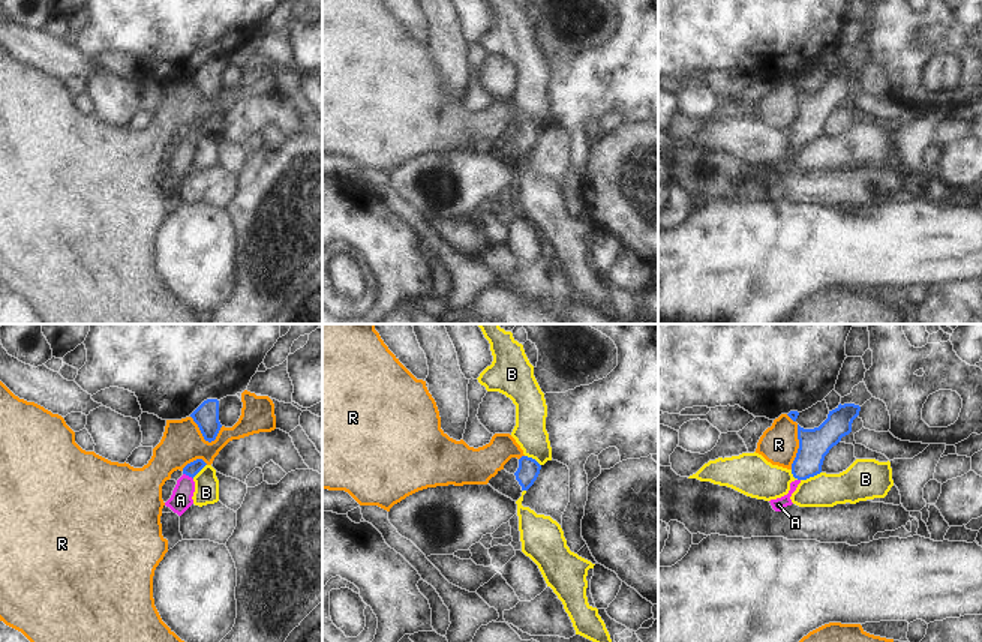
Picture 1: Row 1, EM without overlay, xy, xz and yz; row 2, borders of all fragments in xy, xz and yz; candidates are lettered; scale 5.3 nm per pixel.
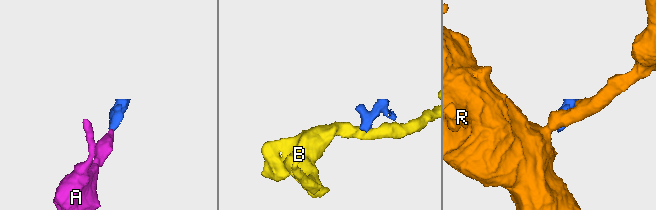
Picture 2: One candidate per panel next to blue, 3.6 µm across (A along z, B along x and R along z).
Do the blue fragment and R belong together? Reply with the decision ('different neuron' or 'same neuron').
different neuron

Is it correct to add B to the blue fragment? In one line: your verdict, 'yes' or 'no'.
no

